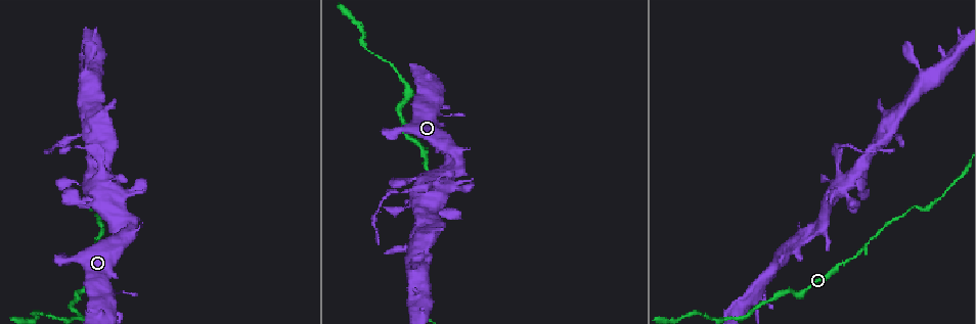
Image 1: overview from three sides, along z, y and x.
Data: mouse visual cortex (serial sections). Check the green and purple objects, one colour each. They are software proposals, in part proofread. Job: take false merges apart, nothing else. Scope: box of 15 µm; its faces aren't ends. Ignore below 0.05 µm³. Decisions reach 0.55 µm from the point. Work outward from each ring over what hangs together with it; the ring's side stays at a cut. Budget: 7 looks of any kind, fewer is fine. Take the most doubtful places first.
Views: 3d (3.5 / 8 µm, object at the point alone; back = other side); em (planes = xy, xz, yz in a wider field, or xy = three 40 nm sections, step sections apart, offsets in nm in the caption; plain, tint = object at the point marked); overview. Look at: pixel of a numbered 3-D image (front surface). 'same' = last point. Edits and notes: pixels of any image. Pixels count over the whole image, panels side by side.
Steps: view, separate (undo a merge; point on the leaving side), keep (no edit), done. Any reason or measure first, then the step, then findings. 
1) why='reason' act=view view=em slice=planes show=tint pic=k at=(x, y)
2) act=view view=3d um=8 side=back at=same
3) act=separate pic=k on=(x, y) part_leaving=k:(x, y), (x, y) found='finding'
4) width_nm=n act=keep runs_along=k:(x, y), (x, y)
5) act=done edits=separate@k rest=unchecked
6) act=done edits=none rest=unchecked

why='sharp bend' act=view view=3d um=3.5 pic=1 at=(869, 243)

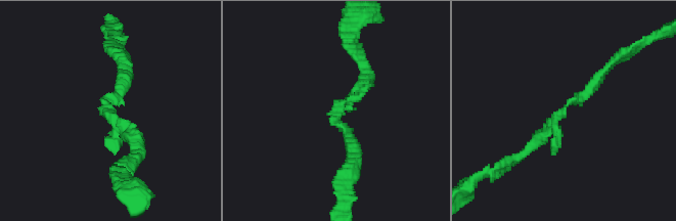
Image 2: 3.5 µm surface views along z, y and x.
act=view view=em slice=planes show=tint pic=2 at=(332, 114)

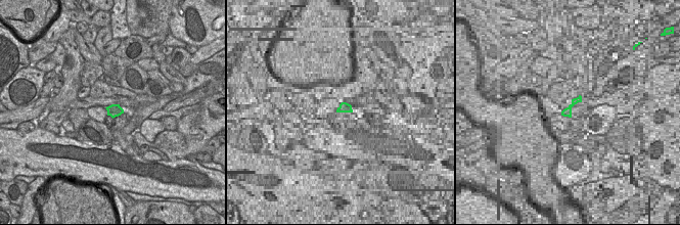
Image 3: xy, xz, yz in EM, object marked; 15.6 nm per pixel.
act=view view=em slice=xy step=1 show=tint at=same

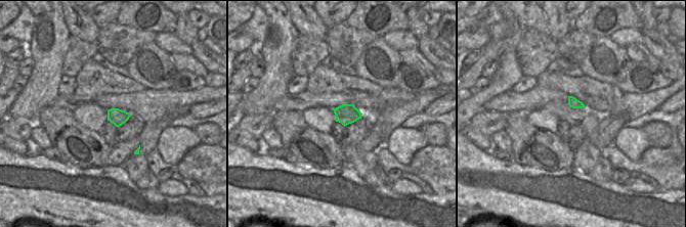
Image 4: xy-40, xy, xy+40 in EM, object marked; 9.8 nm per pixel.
act=keep runs_along=2:(529, 150), (612, 62) found='one cell here'

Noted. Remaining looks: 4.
why='sharp bend' act=view view=3d um=8 pic=1 at=(918, 208)

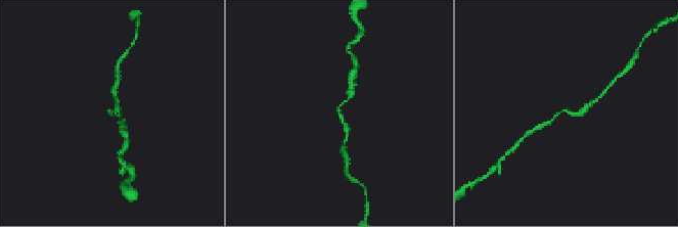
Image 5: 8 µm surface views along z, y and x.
act=view view=3d um=3.5 pic=5 at=(339, 108)

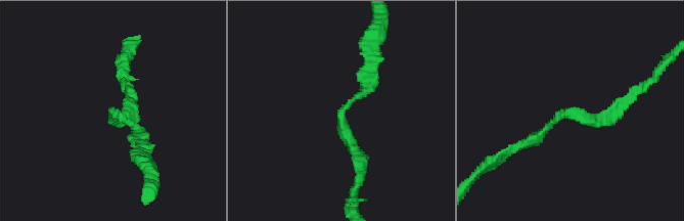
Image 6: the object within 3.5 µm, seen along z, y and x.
arm_widths_nm=200,200 why='now the EM' act=view view=em slice=xy step=3 show=tint pic=6 at=(113, 110)

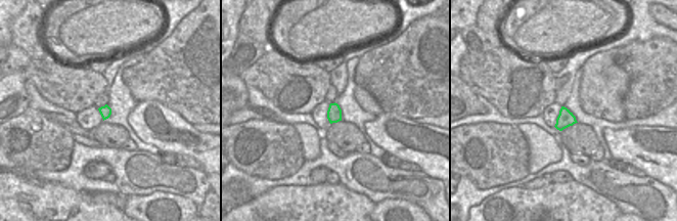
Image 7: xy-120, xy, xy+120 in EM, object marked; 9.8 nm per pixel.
act=keep runs_along=6:(528, 143), (564, 112), (603, 122), (625, 102) found='one cell here'

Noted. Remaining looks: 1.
act=done edits=none rest=unchecked

